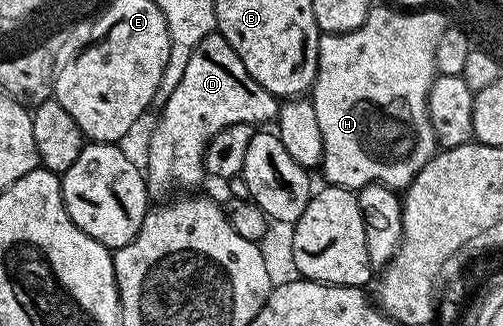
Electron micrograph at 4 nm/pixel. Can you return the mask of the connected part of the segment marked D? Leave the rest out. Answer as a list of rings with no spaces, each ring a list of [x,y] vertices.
[[[219,32],[205,35],[197,47],[193,47],[193,55],[189,55],[189,64],[185,66],[185,75],[181,75],[181,83],[173,87],[173,91],[162,102],[163,114],[147,141],[147,165],[145,176],[147,178],[148,194],[167,193],[174,185],[180,185],[180,190],[191,191],[194,185],[205,181],[203,157],[207,154],[207,145],[225,127],[233,127],[237,123],[245,123],[252,127],[259,127],[262,121],[274,122],[279,116],[280,102],[249,71],[245,71],[245,63],[237,59],[237,51],[229,47],[229,43]]]

